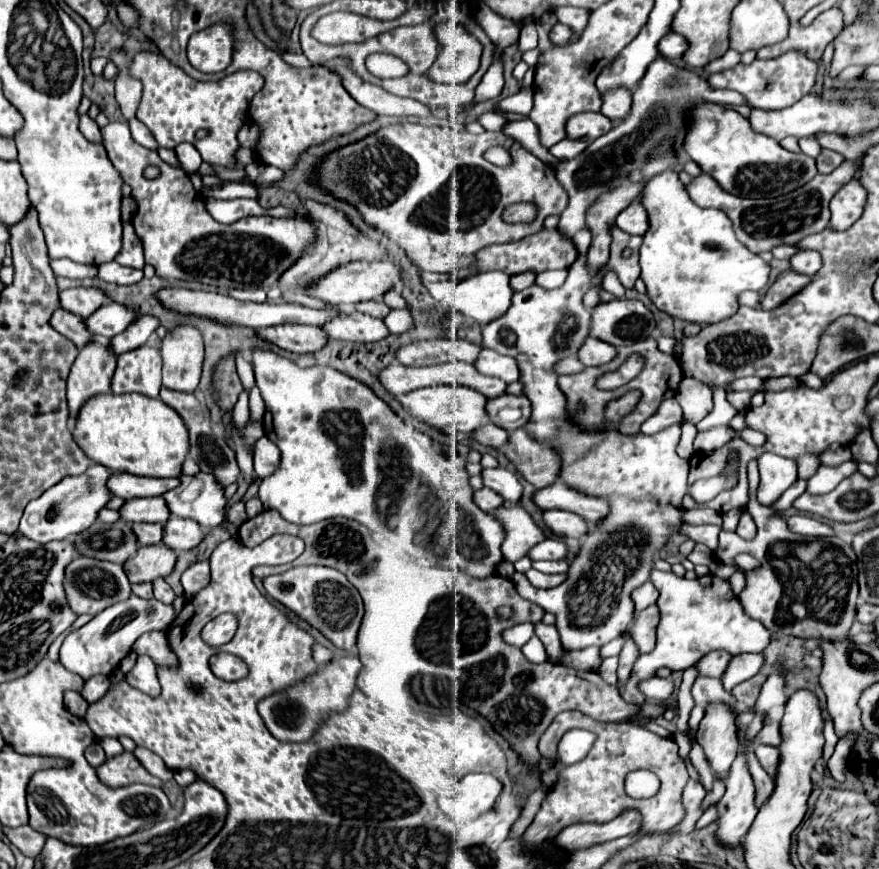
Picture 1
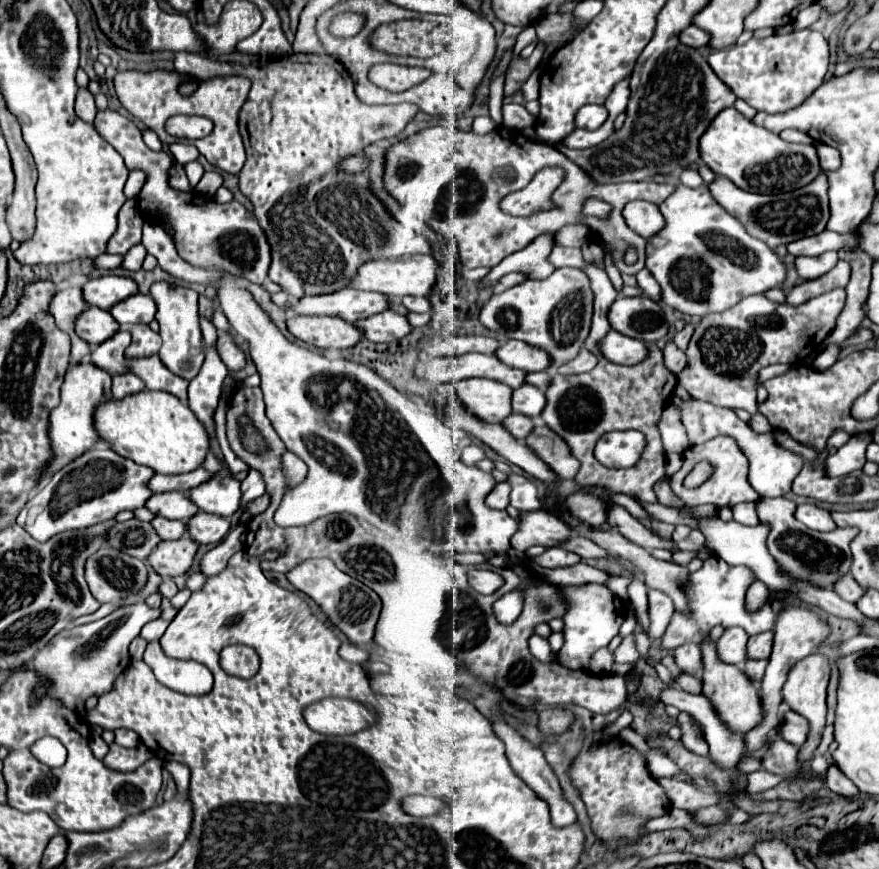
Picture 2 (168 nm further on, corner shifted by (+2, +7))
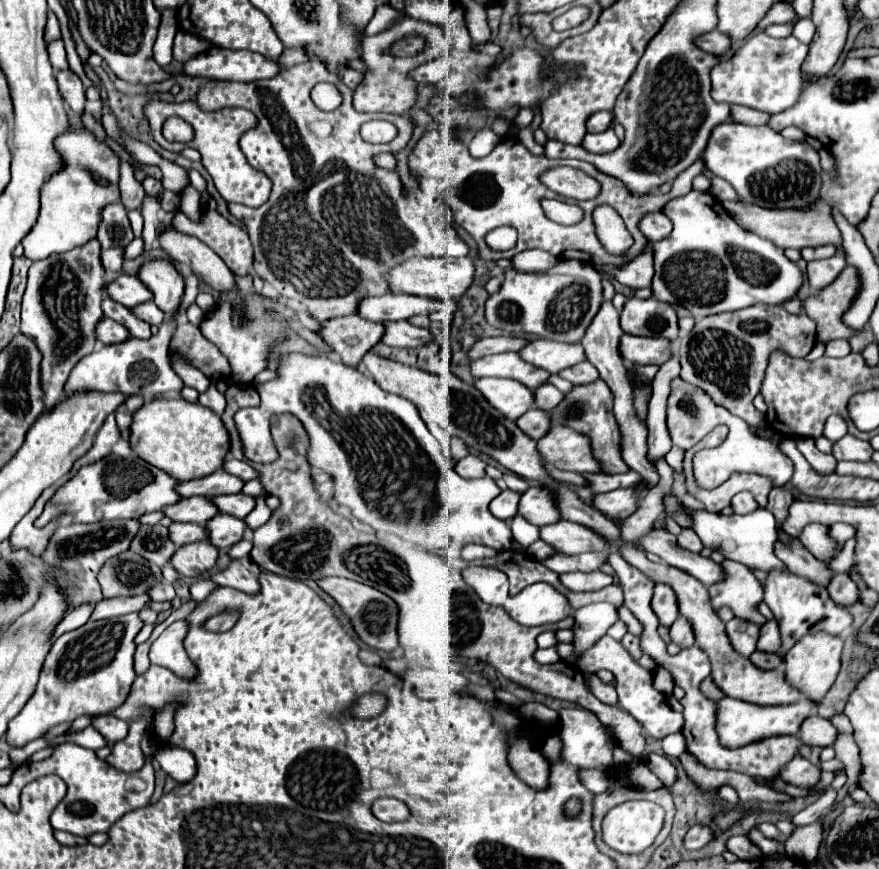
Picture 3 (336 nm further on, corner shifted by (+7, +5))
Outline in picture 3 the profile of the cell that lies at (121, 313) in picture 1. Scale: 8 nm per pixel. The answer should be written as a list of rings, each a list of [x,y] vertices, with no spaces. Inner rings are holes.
[[[148,302],[148,304],[140,304],[140,308],[132,308],[132,312],[136,312],[136,316],[140,316],[140,320],[148,322],[148,324],[162,324],[166,314],[154,304],[154,302]]]

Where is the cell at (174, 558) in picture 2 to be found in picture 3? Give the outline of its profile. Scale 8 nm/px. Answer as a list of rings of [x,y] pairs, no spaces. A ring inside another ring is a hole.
[[[192,542],[180,546],[176,550],[176,556],[172,556],[174,568],[182,576],[190,576],[190,578],[196,578],[208,572],[210,568],[214,568],[216,560],[218,560],[218,548],[212,546],[210,542]]]

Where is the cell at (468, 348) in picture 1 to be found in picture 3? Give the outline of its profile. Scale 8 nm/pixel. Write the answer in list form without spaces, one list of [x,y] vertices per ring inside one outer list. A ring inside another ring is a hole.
[[[498,336],[498,338],[482,338],[474,344],[470,350],[470,360],[488,356],[488,354],[500,354],[500,352],[518,352],[528,344],[526,338],[518,336]]]

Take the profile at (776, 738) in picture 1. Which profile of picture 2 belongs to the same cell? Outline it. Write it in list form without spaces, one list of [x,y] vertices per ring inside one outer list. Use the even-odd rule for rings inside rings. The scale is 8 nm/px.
[[[785,712],[781,718],[781,724],[777,728],[777,736],[795,746],[801,746],[801,742],[805,742],[805,730],[809,730],[805,726],[805,718],[801,718],[799,714],[793,714],[793,712]]]

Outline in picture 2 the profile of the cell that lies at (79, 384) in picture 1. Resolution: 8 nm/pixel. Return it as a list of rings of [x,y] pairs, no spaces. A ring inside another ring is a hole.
[[[83,360],[75,366],[69,366],[65,374],[65,382],[61,386],[61,404],[49,416],[49,436],[53,438],[55,456],[53,456],[53,462],[49,462],[49,466],[43,470],[41,478],[53,476],[53,472],[65,466],[65,462],[77,458],[79,454],[89,450],[99,440],[93,428],[93,410],[101,400],[107,402],[111,398],[113,398],[111,396],[111,374],[107,374],[103,368],[97,368],[91,360]]]

